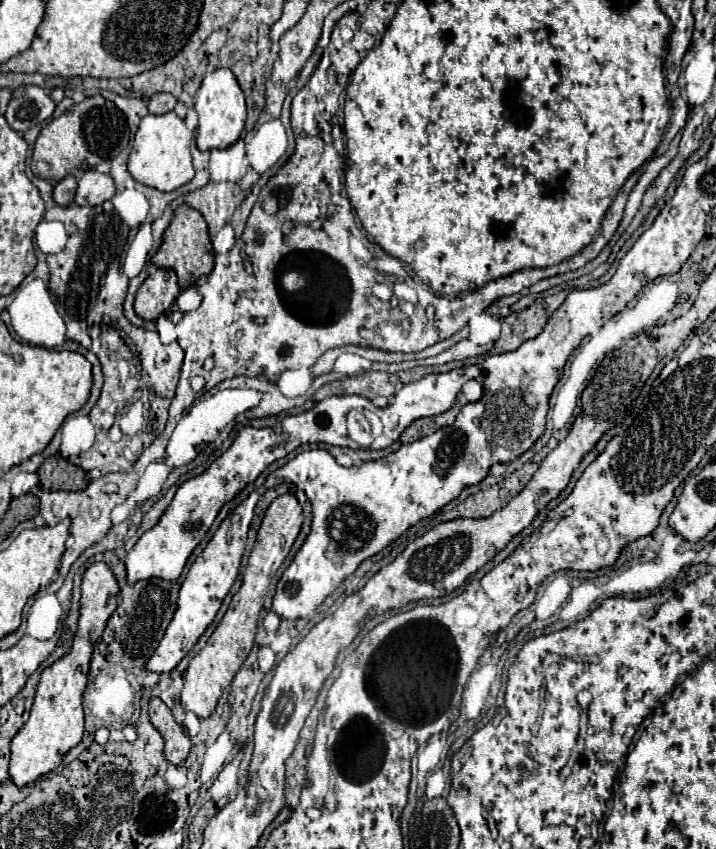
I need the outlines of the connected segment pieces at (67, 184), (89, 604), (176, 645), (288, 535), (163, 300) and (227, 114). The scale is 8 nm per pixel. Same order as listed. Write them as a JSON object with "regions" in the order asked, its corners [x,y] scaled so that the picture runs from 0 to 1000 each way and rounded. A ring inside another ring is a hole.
{"regions":[[[[94,205],[88,212],[82,212],[77,219],[74,219],[74,236],[82,240],[82,243],[99,243],[102,240],[102,233],[105,233],[105,217],[108,217],[108,210],[105,205]]],[[[130,662],[119,676],[113,688],[113,716],[110,716],[110,735],[105,742],[99,768],[68,787],[57,792],[57,801],[52,806],[49,827],[43,834],[41,848],[15,872],[15,898],[13,898],[13,914],[15,919],[32,928],[35,923],[46,921],[49,916],[71,909],[80,905],[85,893],[113,874],[116,869],[116,834],[113,820],[122,808],[124,794],[124,777],[133,756],[147,742],[152,726],[163,716],[161,702],[166,700],[166,688],[147,662]]],[[[337,594],[328,601],[328,605],[317,608],[309,615],[303,627],[292,636],[289,645],[272,657],[272,662],[267,664],[267,669],[264,669],[264,674],[261,674],[261,678],[253,688],[250,704],[247,704],[247,718],[242,723],[242,730],[236,733],[230,749],[222,756],[214,773],[203,780],[205,789],[222,792],[222,794],[242,789],[267,768],[267,763],[272,761],[278,749],[297,733],[303,718],[309,716],[311,704],[317,702],[320,693],[325,690],[325,686],[334,676],[334,667],[337,667],[342,638],[345,638],[345,627],[348,627],[348,620],[351,620],[351,610],[353,610],[353,601],[345,598],[345,594]]],[[[395,582],[378,591],[373,598],[365,622],[359,627],[356,643],[348,655],[348,664],[339,676],[339,688],[334,697],[325,702],[320,718],[314,721],[311,730],[300,740],[297,749],[289,754],[286,763],[264,780],[261,794],[258,794],[258,806],[253,813],[253,829],[261,839],[272,839],[278,846],[289,846],[300,832],[311,813],[323,806],[325,796],[337,787],[339,777],[345,775],[348,766],[353,763],[353,751],[356,751],[356,740],[359,740],[359,728],[367,716],[367,702],[376,693],[378,678],[387,674],[387,669],[395,664],[398,655],[404,653],[418,624],[423,617],[423,601],[420,594],[409,582]]],[[[219,316],[191,342],[189,349],[189,367],[191,372],[203,377],[216,377],[228,367],[236,365],[236,360],[250,349],[250,335],[244,318],[236,316]]],[[[306,80],[292,85],[281,104],[272,111],[272,130],[278,134],[278,146],[275,146],[275,174],[278,177],[297,177],[297,174],[317,174],[323,172],[334,160],[345,141],[345,125],[342,125],[342,113],[339,106],[334,104],[334,97],[328,87],[317,80]]]]}

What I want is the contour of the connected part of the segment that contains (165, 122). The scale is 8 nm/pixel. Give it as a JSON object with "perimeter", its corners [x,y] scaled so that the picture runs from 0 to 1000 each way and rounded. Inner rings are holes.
{"perimeter":[[[233,132],[222,137],[216,134],[200,137],[194,153],[189,158],[186,172],[183,172],[183,181],[180,181],[183,207],[191,214],[228,224],[228,226],[239,226],[261,217],[272,207],[267,179],[264,179],[267,165],[270,165],[270,155],[258,148],[258,144],[244,132]]]}

